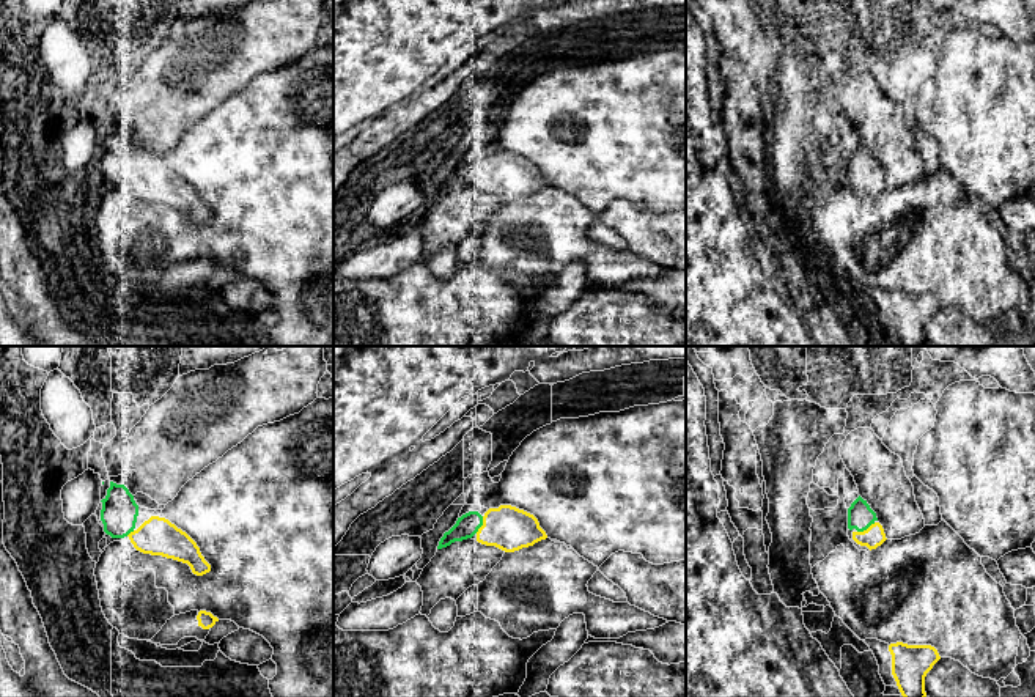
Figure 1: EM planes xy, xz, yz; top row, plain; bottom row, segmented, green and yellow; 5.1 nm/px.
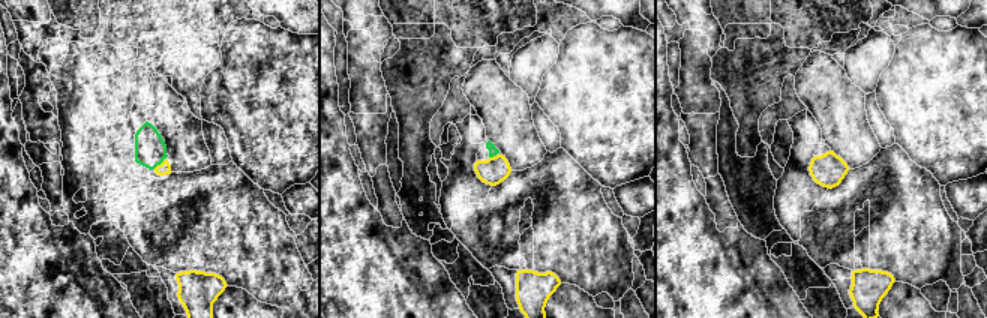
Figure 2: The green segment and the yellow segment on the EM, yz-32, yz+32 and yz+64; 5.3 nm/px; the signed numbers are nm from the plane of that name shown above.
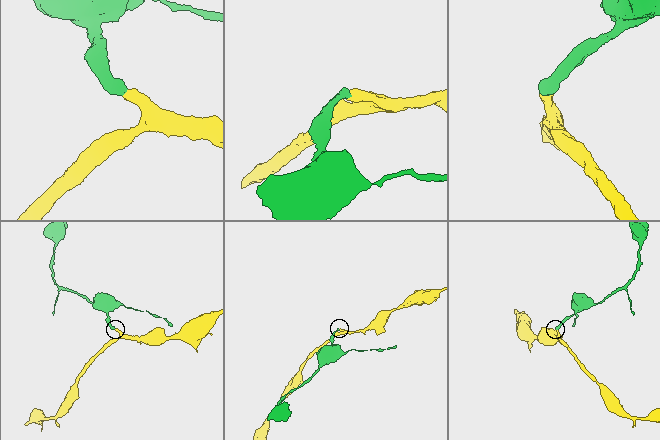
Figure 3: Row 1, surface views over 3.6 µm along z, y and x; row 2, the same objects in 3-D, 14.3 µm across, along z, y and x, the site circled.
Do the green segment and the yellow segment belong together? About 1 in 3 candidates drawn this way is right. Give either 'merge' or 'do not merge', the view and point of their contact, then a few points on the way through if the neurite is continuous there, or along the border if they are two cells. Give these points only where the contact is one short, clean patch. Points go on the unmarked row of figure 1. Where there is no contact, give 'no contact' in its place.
merge; contact yz (865, 177)

